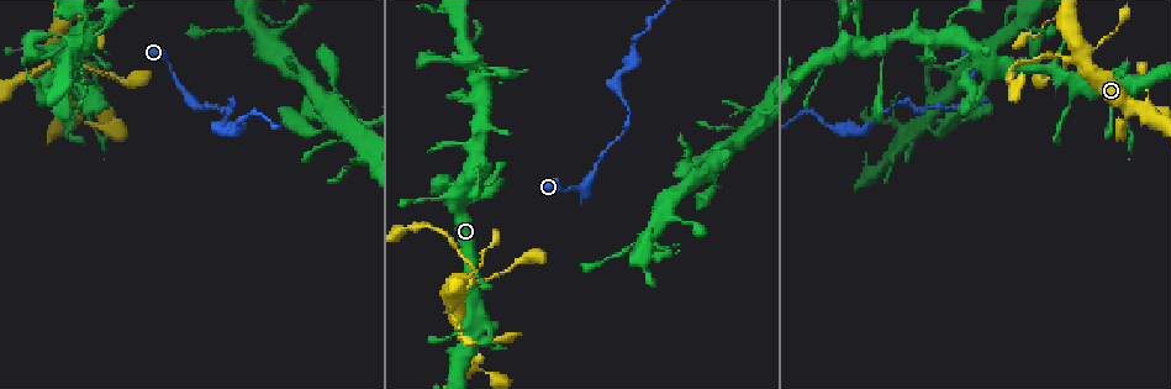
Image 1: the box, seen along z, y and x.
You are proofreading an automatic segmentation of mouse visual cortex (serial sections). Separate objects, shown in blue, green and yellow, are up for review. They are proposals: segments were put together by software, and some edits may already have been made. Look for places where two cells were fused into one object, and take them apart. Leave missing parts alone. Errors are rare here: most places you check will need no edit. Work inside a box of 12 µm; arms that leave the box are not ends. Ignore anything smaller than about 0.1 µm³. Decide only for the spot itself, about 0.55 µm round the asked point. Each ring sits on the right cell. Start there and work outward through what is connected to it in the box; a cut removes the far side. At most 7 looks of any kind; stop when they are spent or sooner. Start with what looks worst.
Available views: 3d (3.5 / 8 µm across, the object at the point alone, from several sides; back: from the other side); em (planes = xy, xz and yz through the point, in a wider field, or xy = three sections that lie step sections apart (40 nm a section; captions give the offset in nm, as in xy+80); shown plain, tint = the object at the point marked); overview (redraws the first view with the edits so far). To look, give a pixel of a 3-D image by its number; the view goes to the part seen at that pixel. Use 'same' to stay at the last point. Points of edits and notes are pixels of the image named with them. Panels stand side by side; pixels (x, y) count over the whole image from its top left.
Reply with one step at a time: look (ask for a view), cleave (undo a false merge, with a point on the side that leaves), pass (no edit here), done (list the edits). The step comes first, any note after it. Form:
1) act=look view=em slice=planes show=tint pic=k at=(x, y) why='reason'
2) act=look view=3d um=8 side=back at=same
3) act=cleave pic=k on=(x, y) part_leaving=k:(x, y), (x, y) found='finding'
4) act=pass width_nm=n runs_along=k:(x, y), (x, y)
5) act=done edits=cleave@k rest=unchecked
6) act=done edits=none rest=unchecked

act=look view=3d um=3.5 pic=1 at=(1056, 56) why='three-way junction'

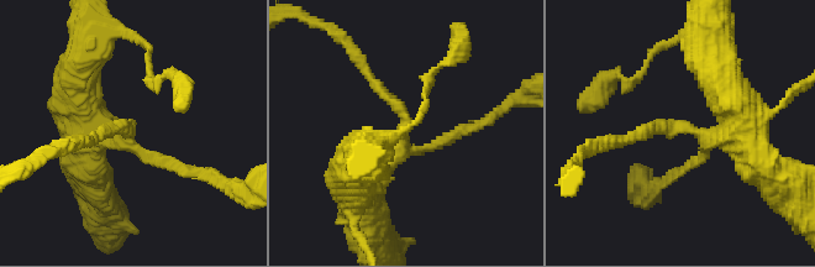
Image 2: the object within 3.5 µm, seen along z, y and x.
act=look view=em slice=xy step=3 show=tint pic=2 at=(131, 128) arms=3 arm_widths_nm=150,150,300 why='now the EM'

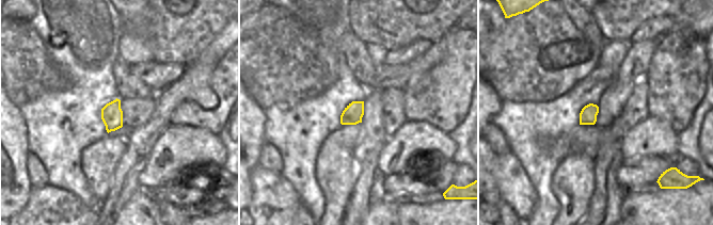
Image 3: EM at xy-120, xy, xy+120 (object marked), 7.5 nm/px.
act=look view=em slice=xy step=5 show=tint at=same why='cut it another way'

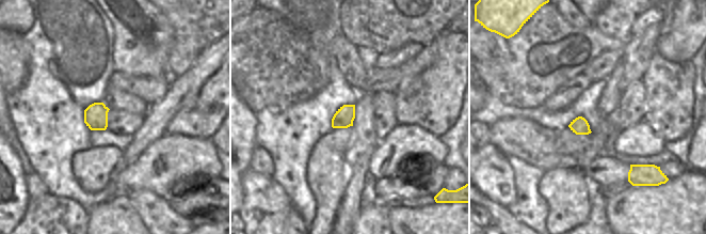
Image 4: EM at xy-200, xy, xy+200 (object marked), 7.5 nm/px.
act=pass runs_along=2:(364, 188), (406, 119), (361, 62) found='continuous, no second cell'

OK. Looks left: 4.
act=look view=3d um=3.5 pic=1 at=(1012, 89) why='sharp bend'

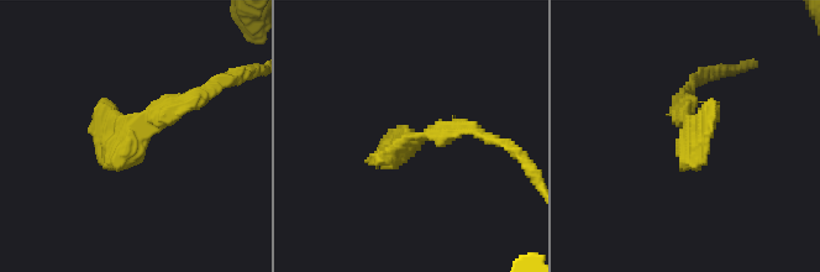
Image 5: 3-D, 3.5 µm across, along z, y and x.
act=look view=em slice=xy step=2 show=tint pic=5 at=(691, 136) why='need the tissue'

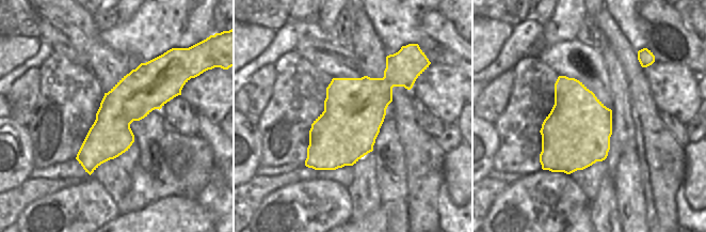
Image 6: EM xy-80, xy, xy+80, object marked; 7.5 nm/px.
act=pass width_nm=460 runs_along=6:(177, 84), (156, 86), (87, 169) found='continuous, no second cell'

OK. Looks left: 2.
act=done edits=none rest=unchecked

